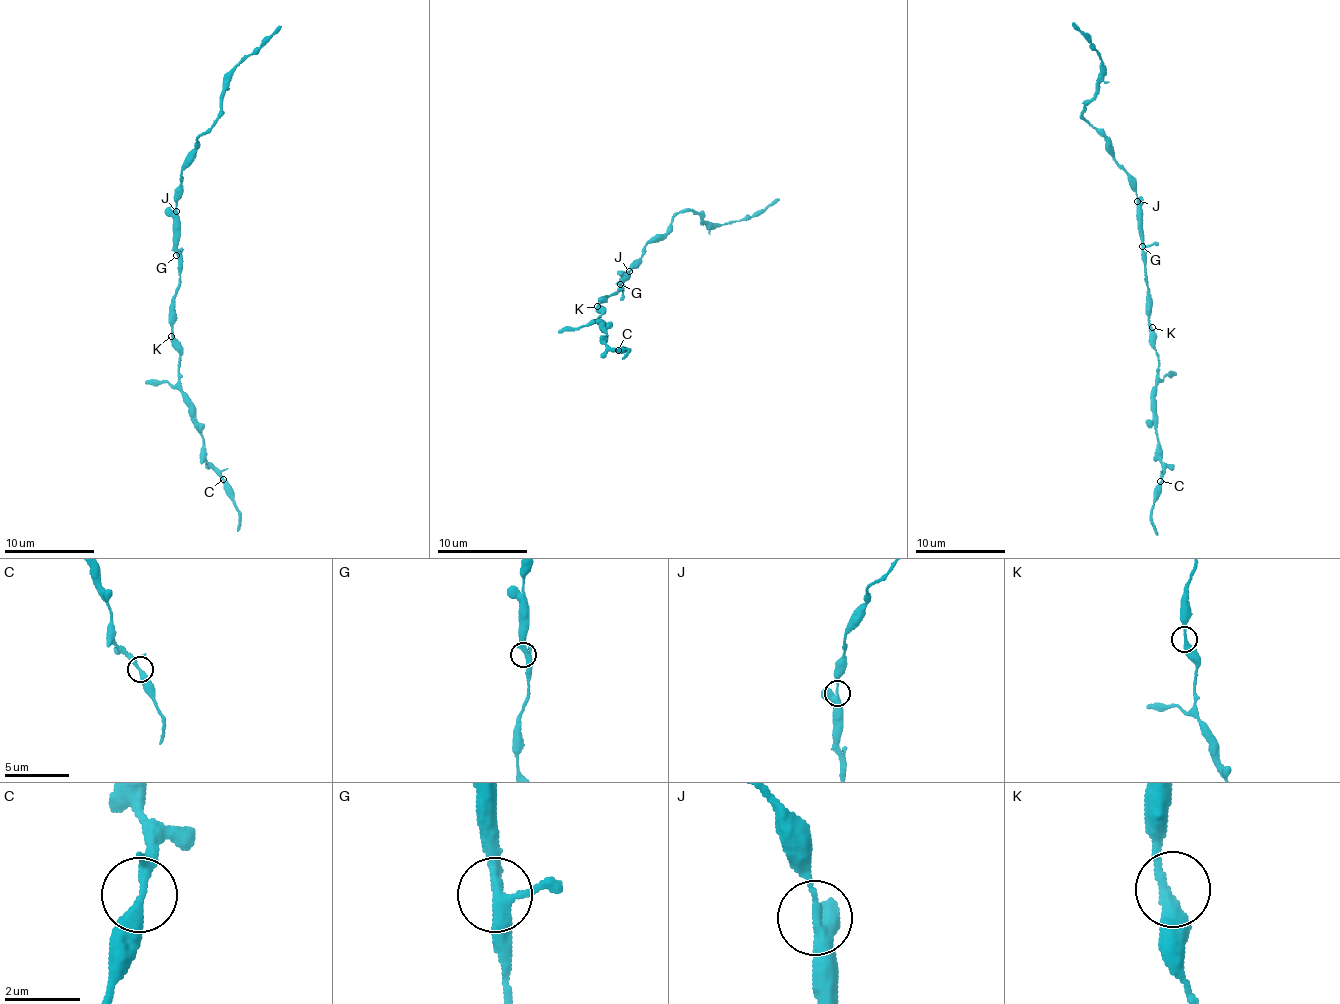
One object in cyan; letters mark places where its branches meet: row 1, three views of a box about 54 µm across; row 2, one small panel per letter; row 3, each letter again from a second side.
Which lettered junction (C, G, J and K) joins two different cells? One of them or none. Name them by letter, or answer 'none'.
none

